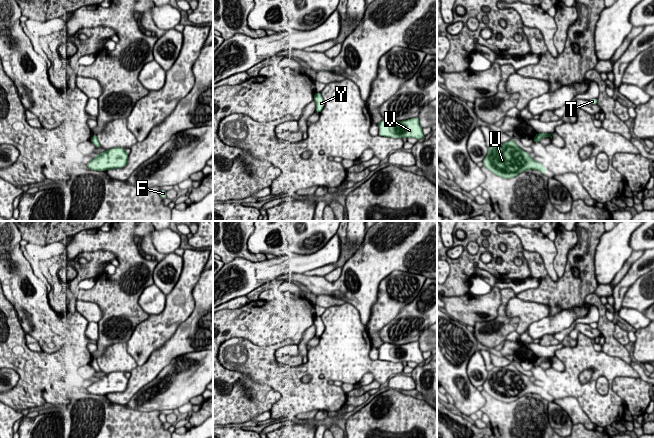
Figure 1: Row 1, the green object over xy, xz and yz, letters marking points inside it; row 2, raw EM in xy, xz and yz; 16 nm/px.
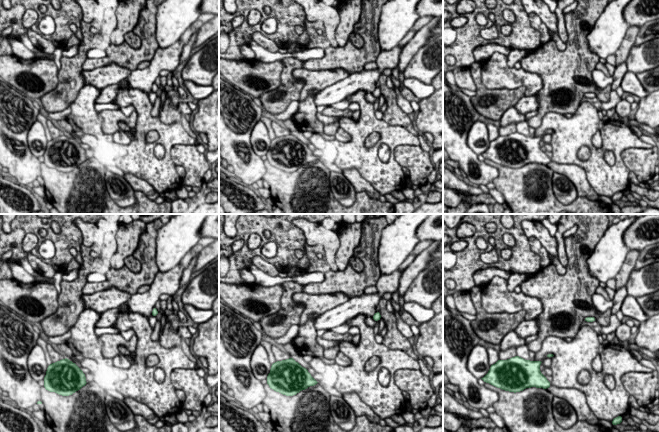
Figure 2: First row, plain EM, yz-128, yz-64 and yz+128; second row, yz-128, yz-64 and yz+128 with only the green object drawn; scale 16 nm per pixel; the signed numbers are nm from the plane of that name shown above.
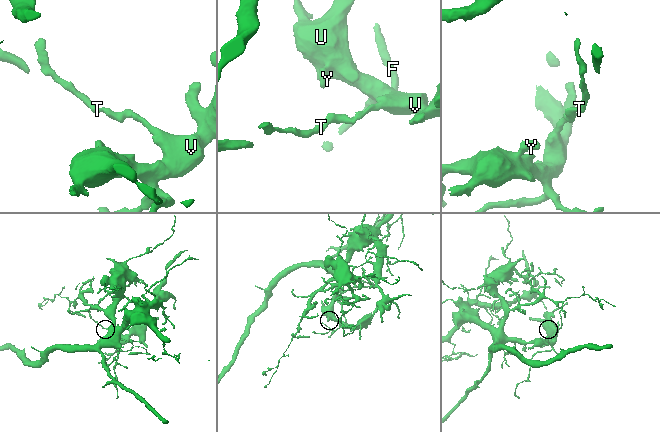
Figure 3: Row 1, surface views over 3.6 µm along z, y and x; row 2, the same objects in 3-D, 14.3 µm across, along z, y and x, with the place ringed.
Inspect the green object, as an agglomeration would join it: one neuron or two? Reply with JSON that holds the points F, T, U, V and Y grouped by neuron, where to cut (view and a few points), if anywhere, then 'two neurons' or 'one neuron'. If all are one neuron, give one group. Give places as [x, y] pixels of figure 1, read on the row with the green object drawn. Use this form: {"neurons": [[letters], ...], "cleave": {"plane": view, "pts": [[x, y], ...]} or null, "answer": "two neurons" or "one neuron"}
{"neurons": [["F", "T", "U", "V", "Y"]], "cleave": null, "answer": "one neuron"}

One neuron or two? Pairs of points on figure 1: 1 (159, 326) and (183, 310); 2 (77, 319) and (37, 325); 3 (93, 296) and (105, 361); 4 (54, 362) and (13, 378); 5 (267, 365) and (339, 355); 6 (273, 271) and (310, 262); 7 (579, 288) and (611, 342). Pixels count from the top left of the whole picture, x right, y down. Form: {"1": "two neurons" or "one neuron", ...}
{"1": "one neuron", "2": "one neuron", "3": "two neurons", "4": "two neurons", "5": "one neuron", "6": "one neuron", "7": "one neuron"}

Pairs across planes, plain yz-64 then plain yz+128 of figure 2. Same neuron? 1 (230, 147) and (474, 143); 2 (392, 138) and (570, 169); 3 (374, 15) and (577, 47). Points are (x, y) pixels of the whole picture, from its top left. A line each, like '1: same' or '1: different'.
1: different
2: different
3: same

